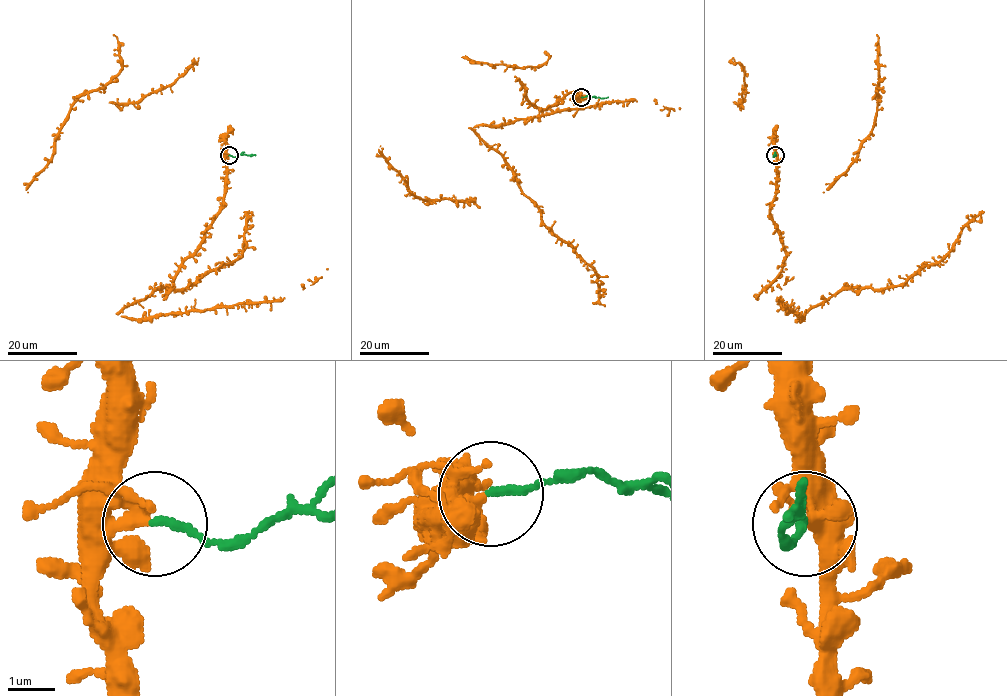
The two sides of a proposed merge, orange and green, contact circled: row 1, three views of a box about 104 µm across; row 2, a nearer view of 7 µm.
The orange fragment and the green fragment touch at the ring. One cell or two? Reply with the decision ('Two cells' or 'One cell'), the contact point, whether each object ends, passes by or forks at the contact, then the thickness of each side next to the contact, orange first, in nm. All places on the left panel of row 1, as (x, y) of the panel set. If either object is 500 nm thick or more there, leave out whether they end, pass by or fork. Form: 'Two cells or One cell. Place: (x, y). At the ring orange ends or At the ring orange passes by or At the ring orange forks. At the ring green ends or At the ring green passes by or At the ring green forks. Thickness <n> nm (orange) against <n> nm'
Two cells. Place: (229, 155). At the ring orange ends. At the ring green ends. Thickness 360 nm (orange) against 160 nm

